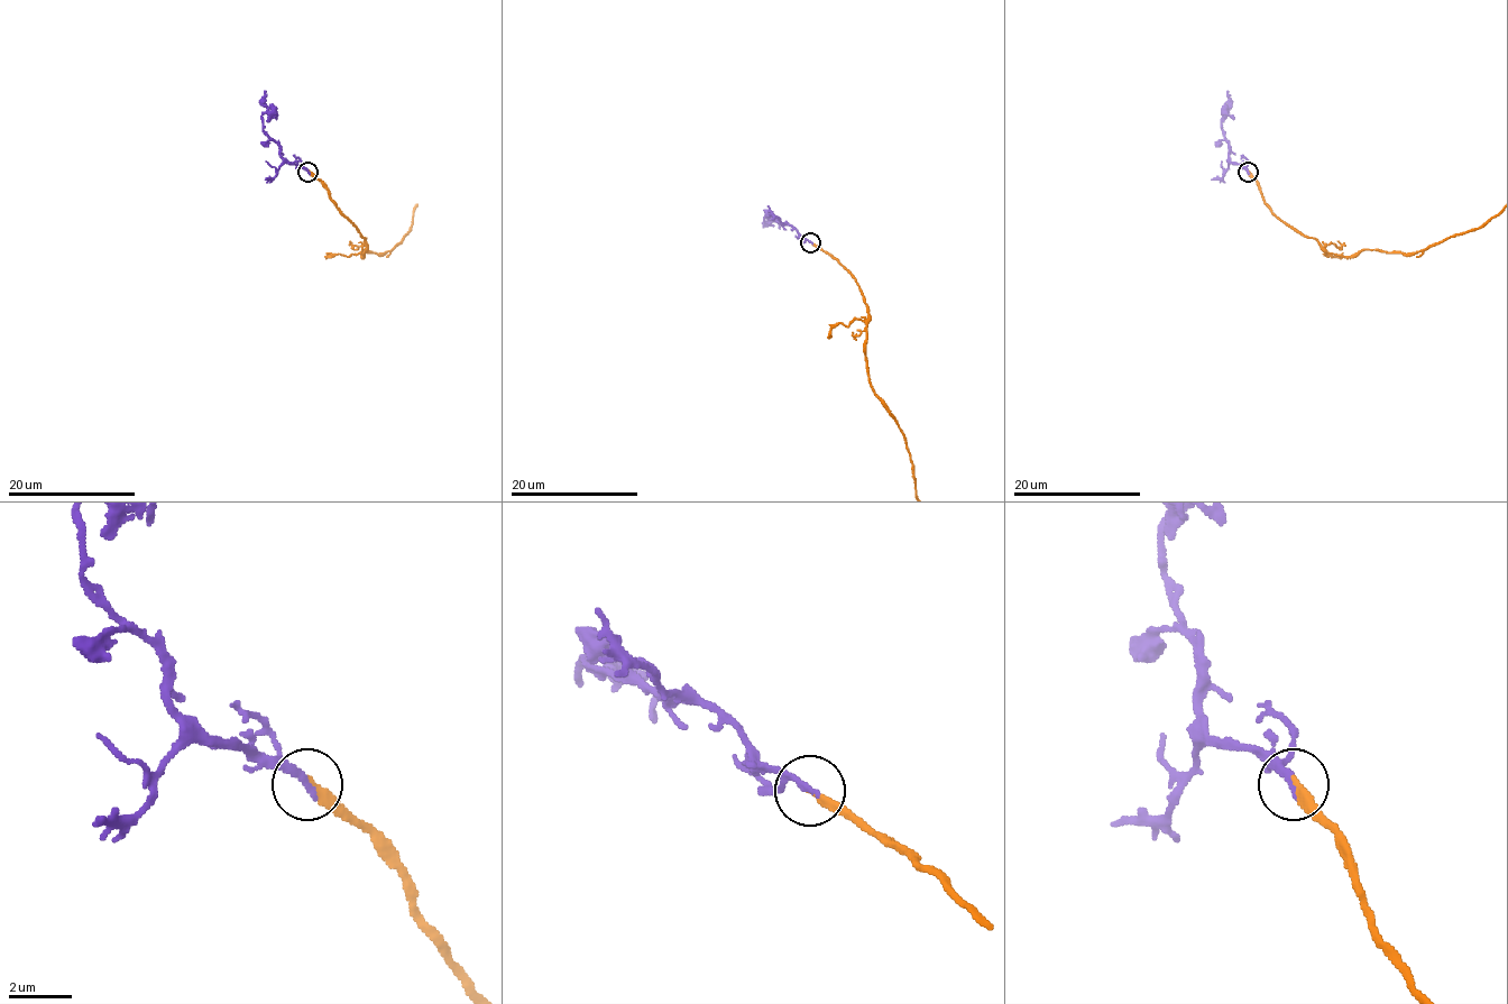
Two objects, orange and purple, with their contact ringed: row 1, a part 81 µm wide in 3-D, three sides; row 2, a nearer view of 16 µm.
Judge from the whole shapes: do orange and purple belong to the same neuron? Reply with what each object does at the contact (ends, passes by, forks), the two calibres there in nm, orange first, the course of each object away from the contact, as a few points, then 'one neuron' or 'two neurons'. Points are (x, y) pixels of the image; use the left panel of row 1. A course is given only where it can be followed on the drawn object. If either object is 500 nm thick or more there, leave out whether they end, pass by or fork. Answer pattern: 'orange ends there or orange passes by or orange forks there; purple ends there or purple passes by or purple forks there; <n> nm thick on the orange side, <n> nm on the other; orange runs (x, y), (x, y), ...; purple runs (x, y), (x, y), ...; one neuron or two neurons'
orange ends there; purple passes by; 320 nm thick on the orange side, 170 nm on the other; purple runs (307, 172), (286, 160), (263, 128), (266, 90); one neuron

